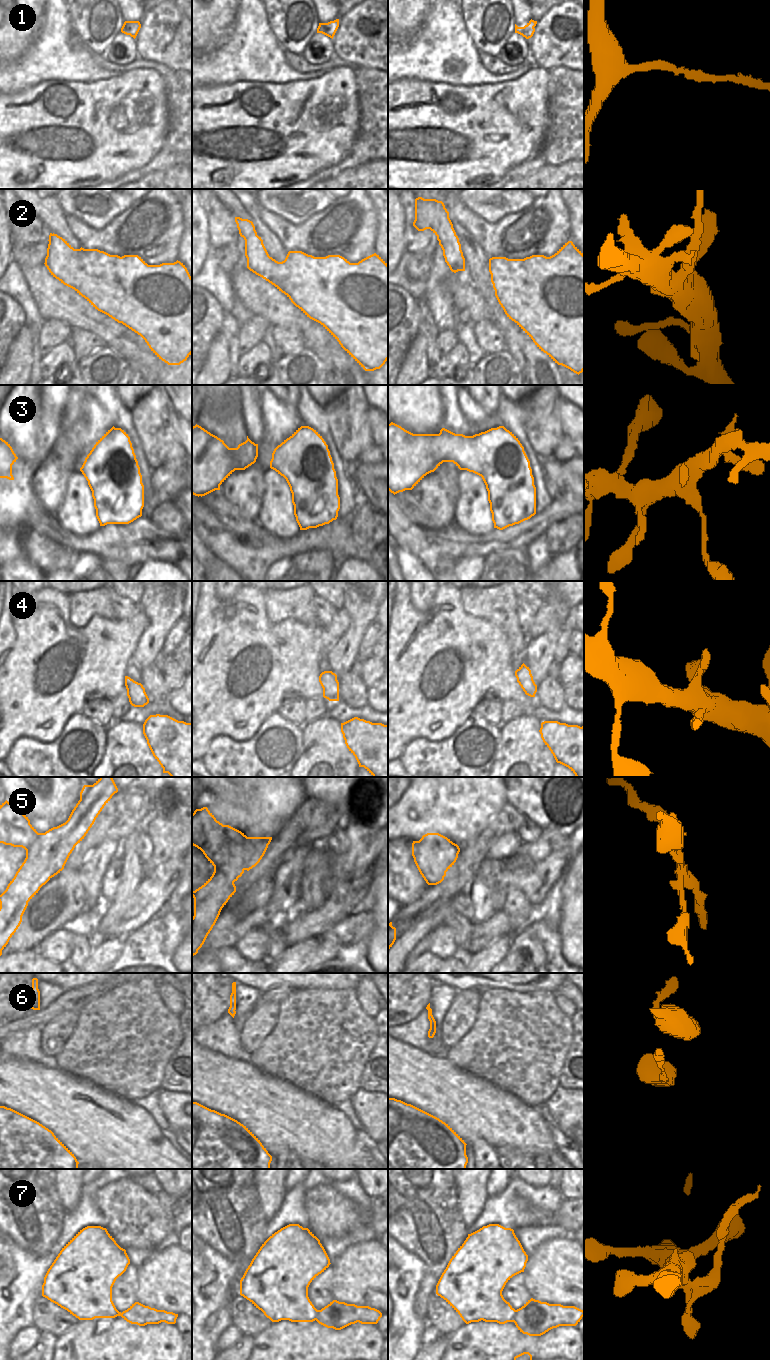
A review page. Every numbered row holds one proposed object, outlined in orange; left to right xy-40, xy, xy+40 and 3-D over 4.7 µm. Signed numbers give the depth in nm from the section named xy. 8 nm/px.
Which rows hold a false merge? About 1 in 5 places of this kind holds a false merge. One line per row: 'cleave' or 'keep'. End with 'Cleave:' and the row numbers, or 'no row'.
1: keep
2: cleave
3: keep
4: keep
5: cleave
6: keep
7: cleave
Cleave: 2, 5, 7

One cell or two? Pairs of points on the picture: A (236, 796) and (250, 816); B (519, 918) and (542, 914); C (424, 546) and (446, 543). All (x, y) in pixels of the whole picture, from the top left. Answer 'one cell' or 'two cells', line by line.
A: two cells
B: two cells
C: one cell

